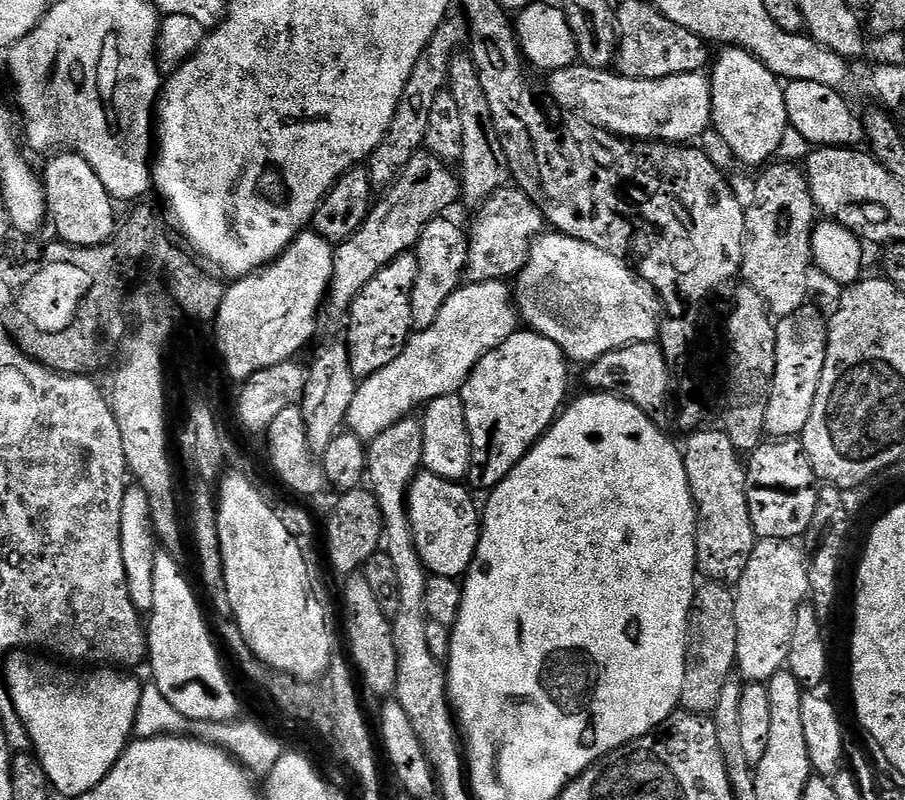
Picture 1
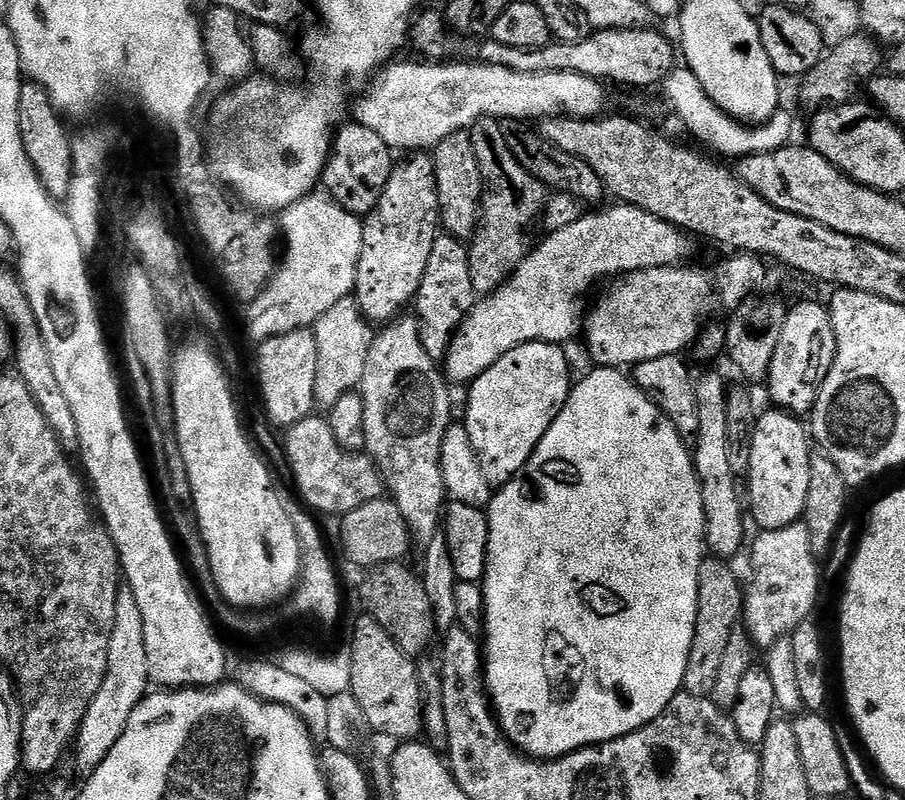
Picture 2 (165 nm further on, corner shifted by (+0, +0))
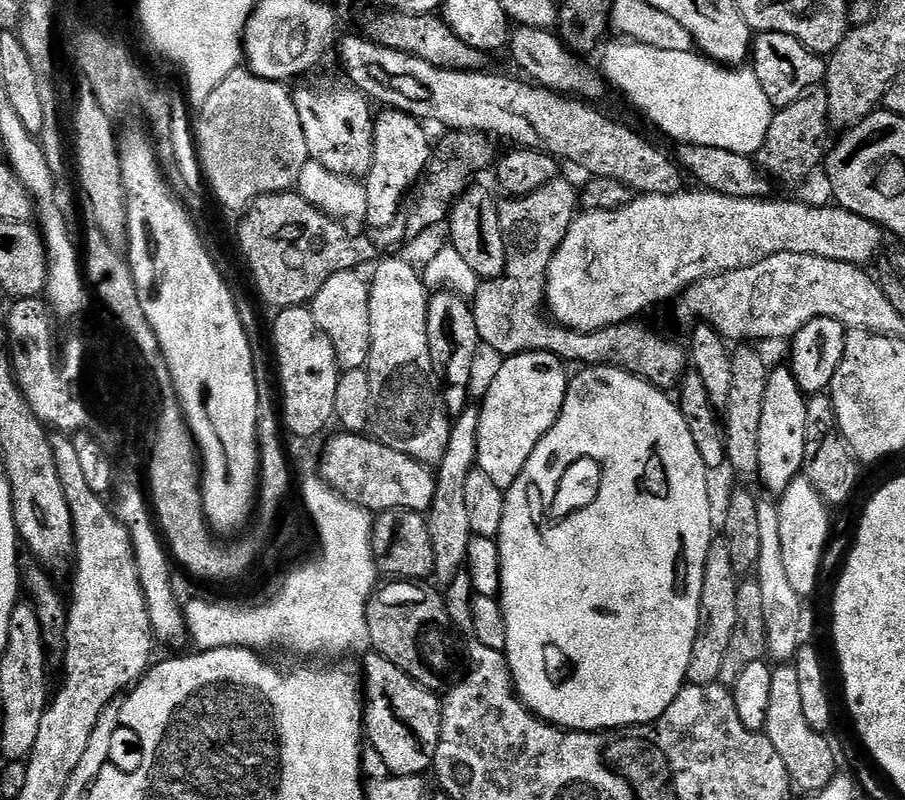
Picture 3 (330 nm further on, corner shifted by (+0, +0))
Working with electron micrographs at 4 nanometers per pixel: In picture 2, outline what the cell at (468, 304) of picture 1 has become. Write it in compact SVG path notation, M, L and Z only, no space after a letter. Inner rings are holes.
M623 202L615 205L617 208L608 208L605 212L600 212L597 216L588 216L588 214L581 215L578 222L574 222L570 226L564 227L563 230L557 232L548 232L545 235L545 240L535 245L532 251L528 253L527 258L523 260L519 267L516 268L516 273L512 275L512 279L507 280L499 290L492 293L491 296L483 297L473 307L472 311L468 313L467 320L460 325L459 330L456 331L456 337L452 340L452 345L448 348L448 355L446 357L446 376L453 385L464 384L463 386L471 385L473 380L478 379L486 370L490 370L490 366L494 366L494 362L498 362L498 358L502 358L506 354L510 354L510 350L514 350L523 344L530 342L542 342L543 344L559 344L561 346L567 345L567 340L572 335L579 333L582 328L582 317L586 312L586 304L584 308L584 295L595 286L599 280L603 282L611 281L613 278L619 278L628 275L629 272L641 272L647 268L666 268L669 266L676 266L681 263L680 260L688 252L689 237L685 235L681 229L675 228L670 222L666 222L662 218L658 218L654 214L650 214L646 210L636 207L635 204L625 204Z

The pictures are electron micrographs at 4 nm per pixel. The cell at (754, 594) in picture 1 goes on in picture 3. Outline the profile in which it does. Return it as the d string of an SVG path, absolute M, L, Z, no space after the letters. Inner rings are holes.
M798 478L786 489L779 497L780 517L782 518L782 563L786 565L786 578L790 578L790 586L802 598L808 598L808 595L816 588L816 579L822 575L822 565L824 562L825 551L830 543L830 512L829 505L825 504L824 497L807 478Z

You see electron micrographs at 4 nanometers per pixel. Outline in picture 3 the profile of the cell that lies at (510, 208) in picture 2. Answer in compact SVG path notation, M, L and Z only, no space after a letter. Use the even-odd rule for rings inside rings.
M565 178L551 180L546 186L534 190L525 196L508 198L500 204L500 221L502 222L502 238L506 242L506 266L500 277L485 279L477 283L476 295L470 303L474 314L474 324L480 335L481 345L485 349L493 348L501 352L501 357L517 356L523 352L553 352L559 360L580 364L576 366L599 366L601 368L623 368L624 371L642 378L647 384L659 388L661 392L671 393L679 389L684 373L689 371L690 356L676 340L663 336L656 328L643 324L643 319L623 320L604 329L602 334L585 334L564 328L546 315L548 299L548 271L550 262L554 262L554 254L558 246L566 238L570 226L576 221L580 208L580 192Z

